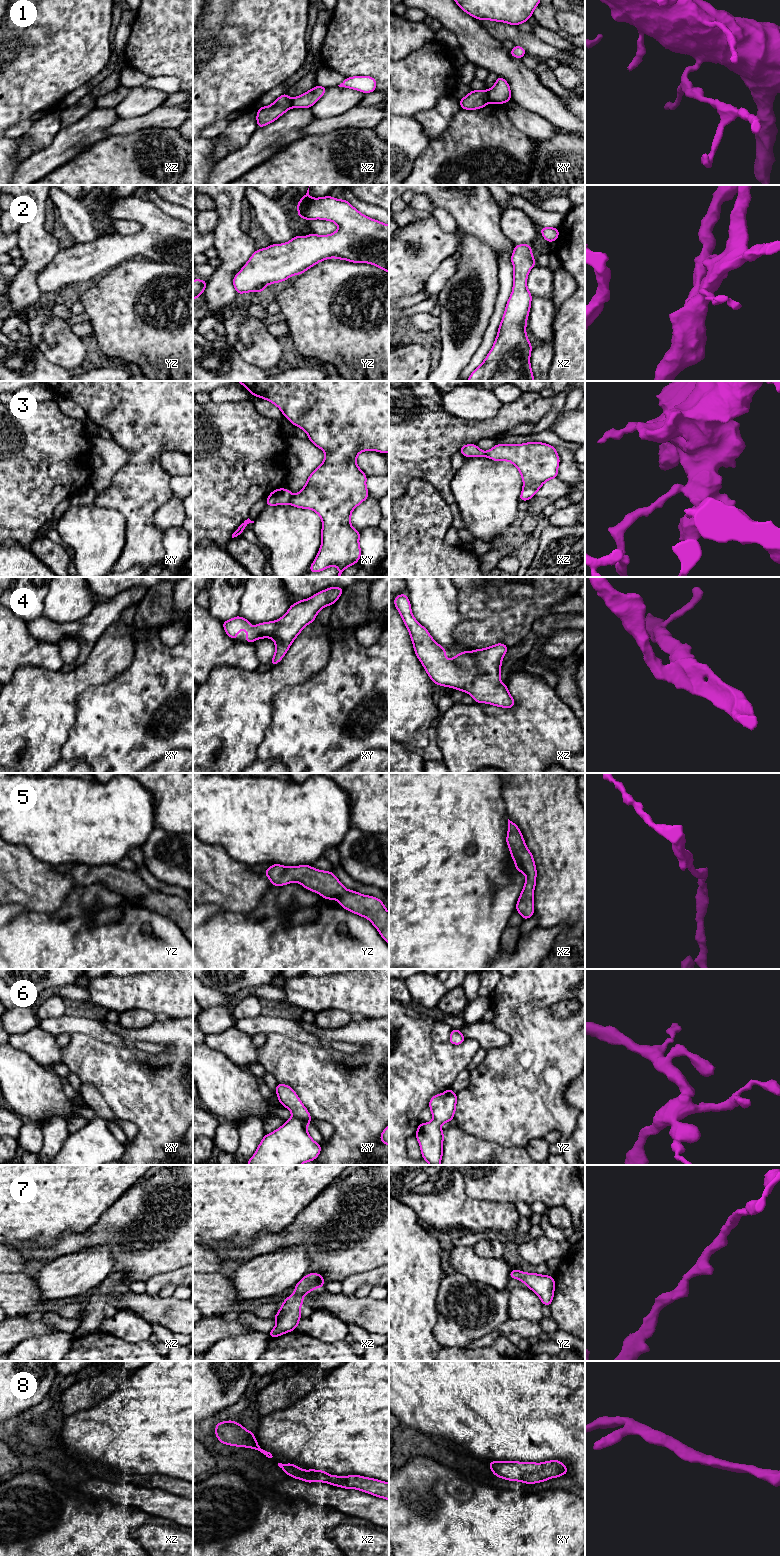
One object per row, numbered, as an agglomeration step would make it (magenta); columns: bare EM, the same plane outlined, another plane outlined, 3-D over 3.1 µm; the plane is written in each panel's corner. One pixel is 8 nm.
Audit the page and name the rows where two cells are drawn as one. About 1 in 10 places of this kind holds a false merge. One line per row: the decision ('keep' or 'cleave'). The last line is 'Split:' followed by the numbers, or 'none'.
1: cleave
2: keep
3: cleave
4: keep
5: keep
6: keep
7: keep
8: keep
Split: 1, 3

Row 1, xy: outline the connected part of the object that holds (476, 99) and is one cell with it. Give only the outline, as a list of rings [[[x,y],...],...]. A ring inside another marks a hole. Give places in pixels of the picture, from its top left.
[[[474,90],[459,100],[461,109],[475,110],[485,107],[490,103],[487,90]]]

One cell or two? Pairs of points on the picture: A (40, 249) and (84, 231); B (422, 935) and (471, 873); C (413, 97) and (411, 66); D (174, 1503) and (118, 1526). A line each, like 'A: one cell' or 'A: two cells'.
A: two cells
B: one cell
C: one cell
D: two cells

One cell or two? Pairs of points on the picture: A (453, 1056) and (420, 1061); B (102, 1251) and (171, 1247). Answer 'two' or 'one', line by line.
A: one
B: two

